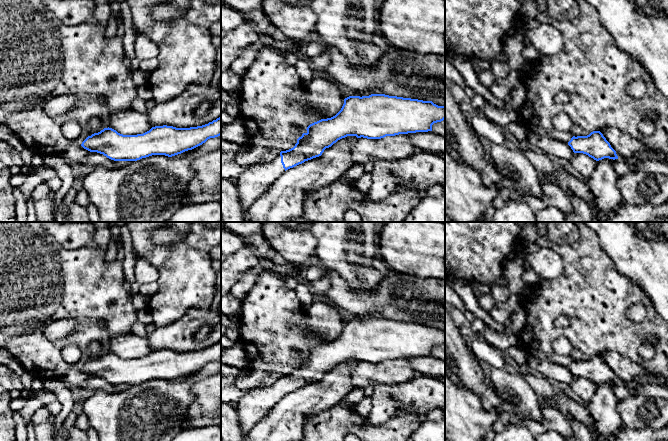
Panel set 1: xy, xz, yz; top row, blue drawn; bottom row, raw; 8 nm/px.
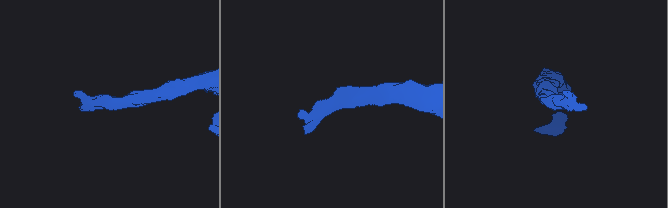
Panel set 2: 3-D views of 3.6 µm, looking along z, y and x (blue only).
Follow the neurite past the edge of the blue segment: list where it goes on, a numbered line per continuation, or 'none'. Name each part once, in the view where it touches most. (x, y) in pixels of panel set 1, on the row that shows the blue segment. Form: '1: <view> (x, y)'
1: xz (256, 179)

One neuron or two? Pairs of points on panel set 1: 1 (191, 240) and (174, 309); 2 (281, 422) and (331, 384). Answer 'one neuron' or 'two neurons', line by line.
1: two neurons
2: one neuron

